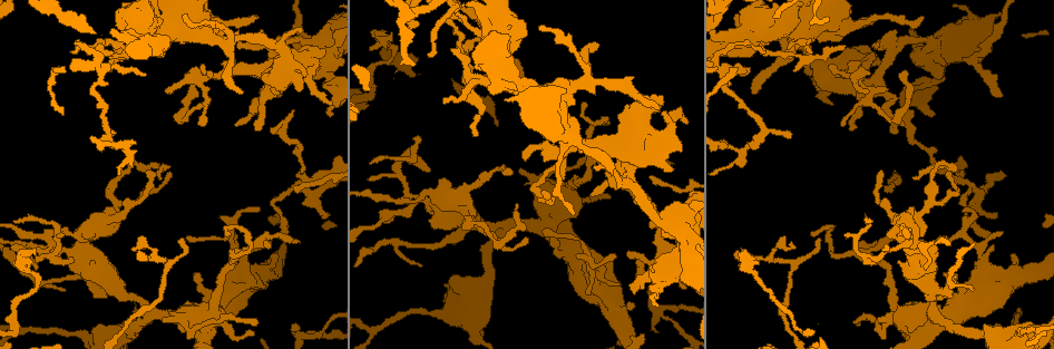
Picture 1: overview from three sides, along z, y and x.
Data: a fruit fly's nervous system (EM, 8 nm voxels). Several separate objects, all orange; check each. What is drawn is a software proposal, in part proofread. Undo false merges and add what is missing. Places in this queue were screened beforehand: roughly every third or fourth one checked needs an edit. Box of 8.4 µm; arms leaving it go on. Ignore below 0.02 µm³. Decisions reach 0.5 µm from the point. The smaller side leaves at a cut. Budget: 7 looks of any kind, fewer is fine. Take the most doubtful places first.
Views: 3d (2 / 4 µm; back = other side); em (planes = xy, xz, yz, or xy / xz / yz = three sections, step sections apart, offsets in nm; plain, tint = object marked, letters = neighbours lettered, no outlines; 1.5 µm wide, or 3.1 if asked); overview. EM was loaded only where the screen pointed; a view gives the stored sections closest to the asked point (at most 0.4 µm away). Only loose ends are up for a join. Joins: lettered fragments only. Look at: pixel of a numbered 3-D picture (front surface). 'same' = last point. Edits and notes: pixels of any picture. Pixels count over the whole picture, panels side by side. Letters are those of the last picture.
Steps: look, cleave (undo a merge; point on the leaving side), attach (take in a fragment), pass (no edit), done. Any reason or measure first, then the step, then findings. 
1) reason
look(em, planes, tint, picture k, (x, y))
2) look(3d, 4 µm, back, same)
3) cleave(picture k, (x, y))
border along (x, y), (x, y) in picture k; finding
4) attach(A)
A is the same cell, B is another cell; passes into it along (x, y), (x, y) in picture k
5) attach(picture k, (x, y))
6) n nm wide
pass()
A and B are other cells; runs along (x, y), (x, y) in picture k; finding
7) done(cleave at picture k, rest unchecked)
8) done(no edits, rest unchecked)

sudden change in width
look(3d, 4 µm, picture 1, (485, 286))

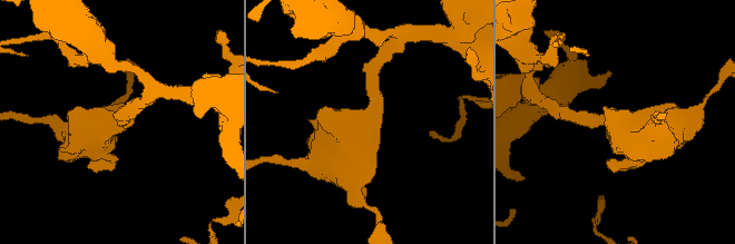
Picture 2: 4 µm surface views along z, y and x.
arms of 220, 650 nm
look(em, planes, plain, picture 2, (367, 121))

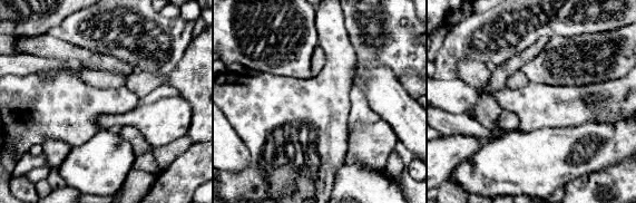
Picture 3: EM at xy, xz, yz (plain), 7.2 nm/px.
what lies round it
look(em, planes, letters, same)

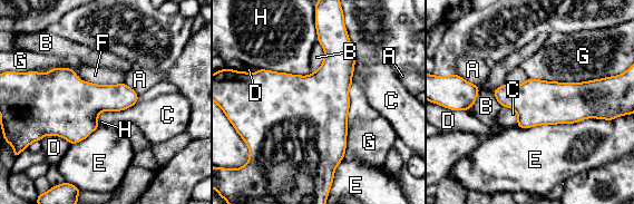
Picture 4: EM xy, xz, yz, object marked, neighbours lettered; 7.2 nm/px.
pass()
A, B, C, D, E, F, G and H are other cells; border along (138, 100), (97, 116) in picture 4; continuous, no second neuron

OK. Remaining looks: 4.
thin neck
look(em, planes, letters, picture 1, (798, 55))

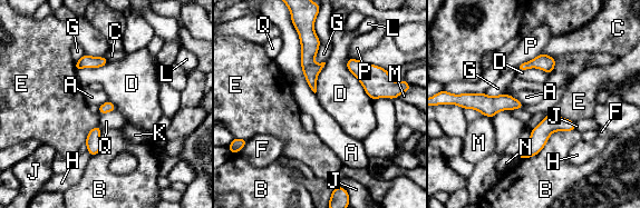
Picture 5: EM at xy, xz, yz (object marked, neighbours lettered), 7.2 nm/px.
50 nm wide
pass()
A, B, C, D, E, F, G, H, J, K, L, M, N, P and Q are other cells; runs along (468, 98), (484, 104), (519, 106) in picture 5; all the same neuron

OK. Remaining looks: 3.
branch stops here
look(em, planes, letters, picture 1, (588, 294))

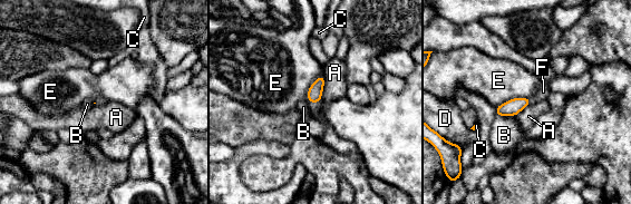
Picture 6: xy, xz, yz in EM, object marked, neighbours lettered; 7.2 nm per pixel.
attach(F)
F is the same cell, A, B, C, D and E are other cells; passes into it along (314, 93), (314, 102), (313, 107) in picture 6; the neuron continues

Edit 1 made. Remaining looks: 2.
done(attach at picture 6, rest unchecked)

